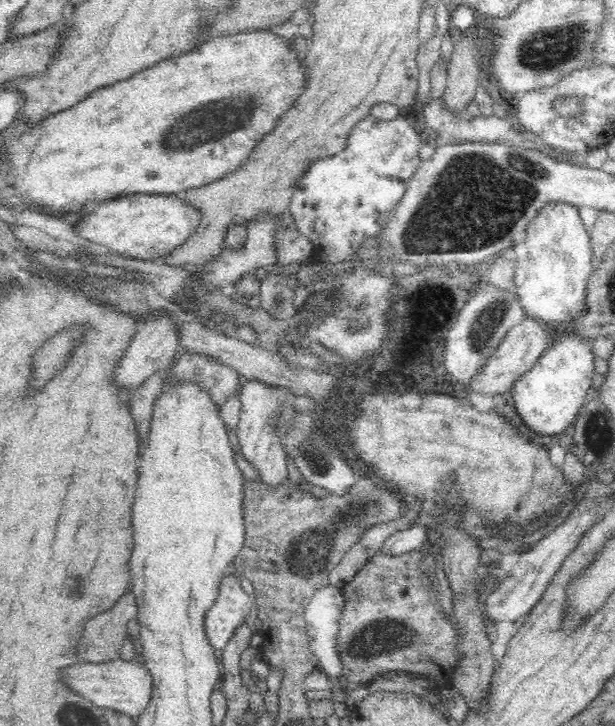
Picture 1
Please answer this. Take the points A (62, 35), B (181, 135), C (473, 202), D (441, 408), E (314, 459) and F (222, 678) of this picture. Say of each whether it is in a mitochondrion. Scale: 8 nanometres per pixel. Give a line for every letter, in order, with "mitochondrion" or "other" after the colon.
A: other
B: mitochondrion
C: mitochondrion
D: other
E: mitochondrion
F: other

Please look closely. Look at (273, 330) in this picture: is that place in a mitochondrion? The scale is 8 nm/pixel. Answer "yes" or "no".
no

